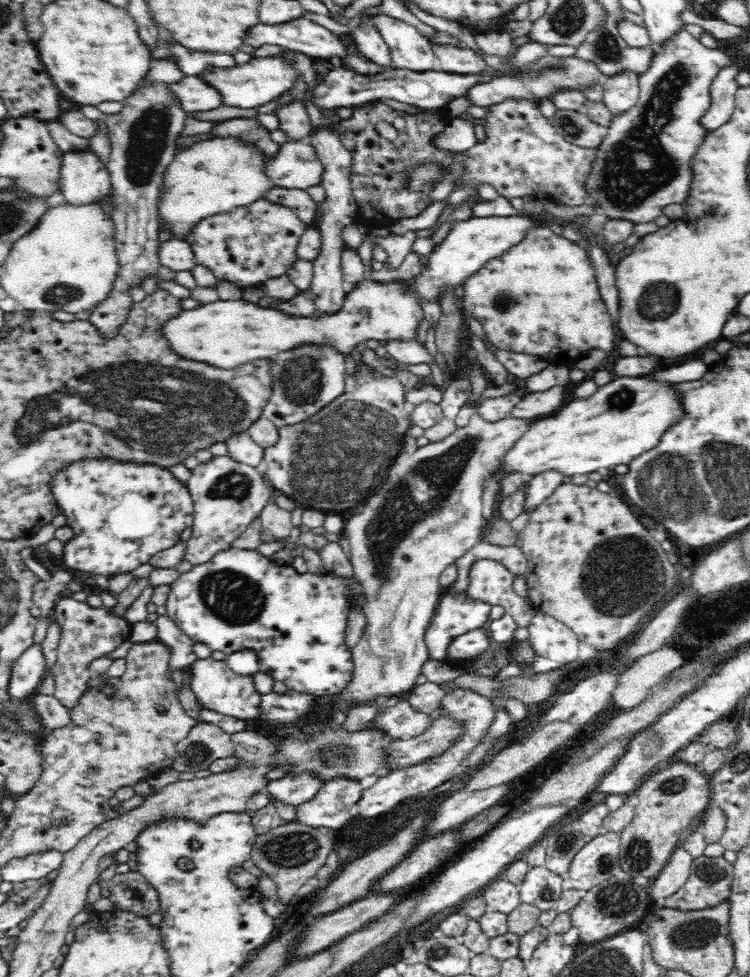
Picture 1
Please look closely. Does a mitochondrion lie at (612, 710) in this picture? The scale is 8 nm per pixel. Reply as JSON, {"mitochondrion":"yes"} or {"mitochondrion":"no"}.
{"mitochondrion":"no"}

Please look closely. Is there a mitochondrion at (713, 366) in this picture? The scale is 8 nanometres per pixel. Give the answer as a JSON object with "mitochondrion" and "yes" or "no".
{"mitochondrion":"no"}

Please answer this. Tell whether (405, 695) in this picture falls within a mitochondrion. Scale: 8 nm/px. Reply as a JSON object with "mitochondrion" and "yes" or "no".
{"mitochondrion":"no"}

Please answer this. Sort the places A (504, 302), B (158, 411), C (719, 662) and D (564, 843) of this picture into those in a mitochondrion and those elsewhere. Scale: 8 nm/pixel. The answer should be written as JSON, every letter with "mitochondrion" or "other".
{"A":"mitochondrion","B":"mitochondrion","C":"other","D":"mitochondrion"}

